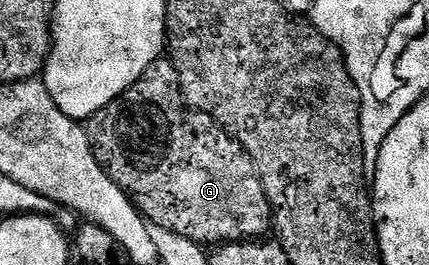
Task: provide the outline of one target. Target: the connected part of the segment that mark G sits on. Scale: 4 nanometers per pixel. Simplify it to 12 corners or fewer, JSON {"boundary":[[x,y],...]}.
{"boundary":[[151,63],[87,132],[142,217],[202,247],[275,214],[240,143]]}

